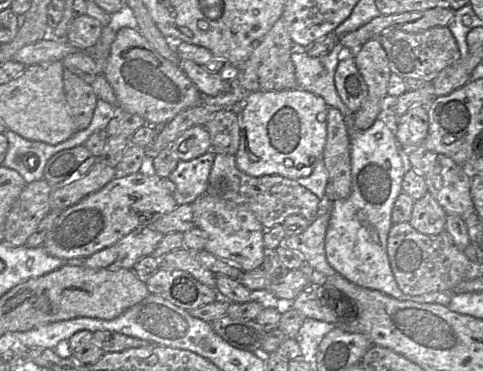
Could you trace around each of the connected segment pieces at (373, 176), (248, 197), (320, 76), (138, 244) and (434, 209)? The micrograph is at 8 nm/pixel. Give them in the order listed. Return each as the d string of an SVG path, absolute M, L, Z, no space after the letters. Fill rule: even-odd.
M378 117L373 125L366 130L349 128L350 164L351 164L351 193L346 199L333 201L329 224L325 235L325 253L330 266L350 282L372 290L380 291L401 301L417 303L436 303L447 306L451 301L452 292L430 292L422 295L408 295L401 291L394 278L387 254L388 233L393 225L391 212L393 204L402 192L402 180L411 168L406 161L405 151L402 150L395 134Z
M217 153L205 193L232 201L252 211L265 229L282 224L290 215L300 215L312 222L319 210L320 199L296 180L281 175L254 177L238 169L234 155Z
M337 42L333 50L325 56L311 57L306 48L297 44L292 45L291 61L295 68L297 88L321 96L328 107L336 108L344 117L349 128L349 118L352 113L339 97L334 75L337 64L343 55L349 51Z
M153 223L142 225L118 240L113 245L88 256L86 267L93 269L133 269L143 257L151 255L164 234L157 231Z
M427 192L416 200L409 224L418 232L437 235L445 230L447 214L436 199Z

